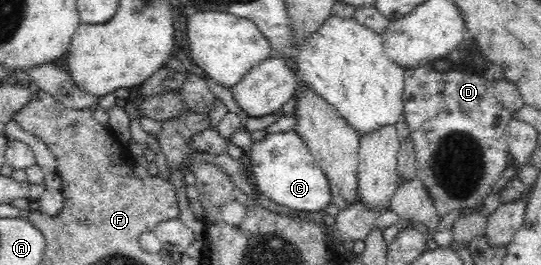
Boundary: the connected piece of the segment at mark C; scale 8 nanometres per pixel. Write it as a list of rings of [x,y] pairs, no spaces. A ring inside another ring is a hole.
[[[296,131],[267,134],[264,140],[253,143],[249,161],[258,191],[272,203],[306,213],[324,212],[331,204],[331,191],[324,172],[313,160],[306,142]]]

